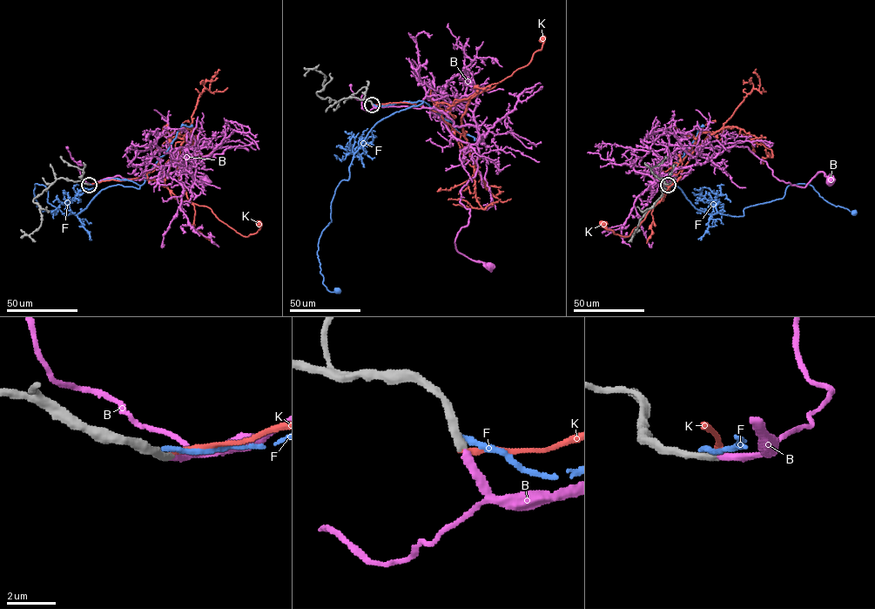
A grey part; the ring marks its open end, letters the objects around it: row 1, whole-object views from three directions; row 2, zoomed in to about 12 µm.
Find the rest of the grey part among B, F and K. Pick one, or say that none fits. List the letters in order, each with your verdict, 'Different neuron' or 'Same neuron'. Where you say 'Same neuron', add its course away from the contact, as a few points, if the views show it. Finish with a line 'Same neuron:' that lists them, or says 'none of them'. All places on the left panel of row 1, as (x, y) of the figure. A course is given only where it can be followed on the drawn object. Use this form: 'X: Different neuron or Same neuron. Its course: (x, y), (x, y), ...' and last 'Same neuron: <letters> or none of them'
B: Same neuron. Its course: (89, 185), (166, 179), (195, 164), (192, 146), (177, 155), (186, 180), (171, 186), (181, 172), (207, 182)
F: Different neuron
K: Different neuron
Same neuron: B

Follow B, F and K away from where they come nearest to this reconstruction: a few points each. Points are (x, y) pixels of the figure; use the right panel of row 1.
B: (668, 185), (733, 146), (791, 185), (822, 172), (830, 182)
F: (667, 184), (710, 215), (743, 216), (799, 184), (854, 213)
K: (668, 185), (666, 179), (676, 166), (664, 197), (663, 193), (629, 236), (615, 234), (602, 223)

